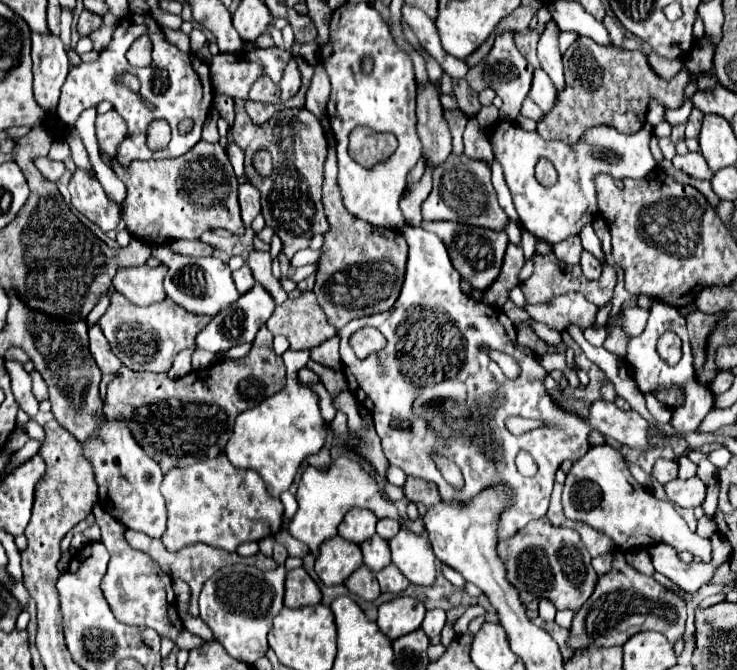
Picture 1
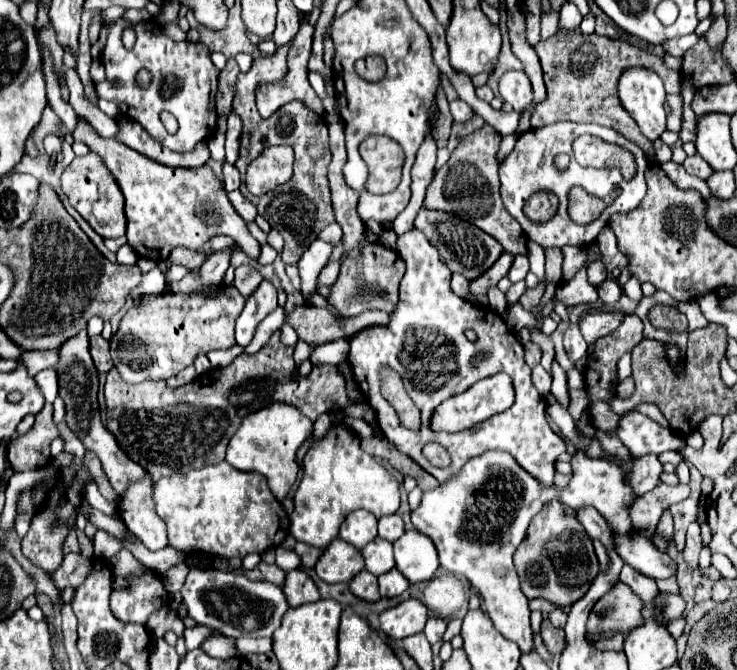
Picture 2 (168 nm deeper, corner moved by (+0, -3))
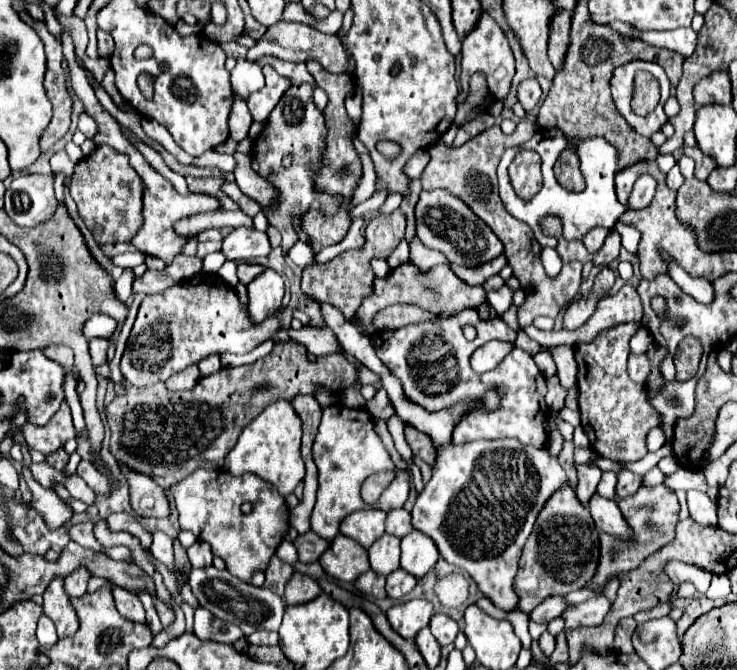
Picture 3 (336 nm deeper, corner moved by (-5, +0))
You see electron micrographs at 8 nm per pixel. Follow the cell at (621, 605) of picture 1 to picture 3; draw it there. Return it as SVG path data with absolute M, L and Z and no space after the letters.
M599 595L585 603L573 605L569 611L563 613L565 629L575 629L581 625L587 625L587 627L599 625L605 619L605 615L609 613L609 609L611 609L611 601L605 595Z

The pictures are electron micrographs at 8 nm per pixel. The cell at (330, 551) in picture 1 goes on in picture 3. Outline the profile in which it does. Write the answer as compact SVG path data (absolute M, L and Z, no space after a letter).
M341 533L331 541L329 549L321 555L319 563L329 577L347 583L355 581L361 573L369 571L367 549Z

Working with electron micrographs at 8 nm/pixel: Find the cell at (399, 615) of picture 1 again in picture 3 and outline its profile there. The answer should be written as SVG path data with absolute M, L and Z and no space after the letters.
M411 599L407 603L393 605L387 611L391 627L405 639L415 637L423 627L427 627L431 615L433 615L433 605L425 599Z

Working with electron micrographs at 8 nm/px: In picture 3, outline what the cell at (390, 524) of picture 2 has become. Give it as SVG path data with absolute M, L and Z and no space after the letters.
M393 509L393 511L389 511L387 519L385 519L385 531L389 535L405 537L407 533L413 531L413 527L411 527L411 515L405 509Z

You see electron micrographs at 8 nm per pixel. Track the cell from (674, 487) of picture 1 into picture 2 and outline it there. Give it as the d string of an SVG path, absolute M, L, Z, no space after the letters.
M658 484L652 492L638 496L630 508L632 528L650 538L656 532L662 512L672 504L688 498L688 494L690 494L690 488L686 484L676 484L676 486Z

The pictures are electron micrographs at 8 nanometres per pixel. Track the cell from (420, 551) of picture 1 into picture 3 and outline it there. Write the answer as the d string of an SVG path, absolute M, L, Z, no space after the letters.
M411 531L401 539L401 567L421 579L427 575L439 559L435 543L421 531Z

